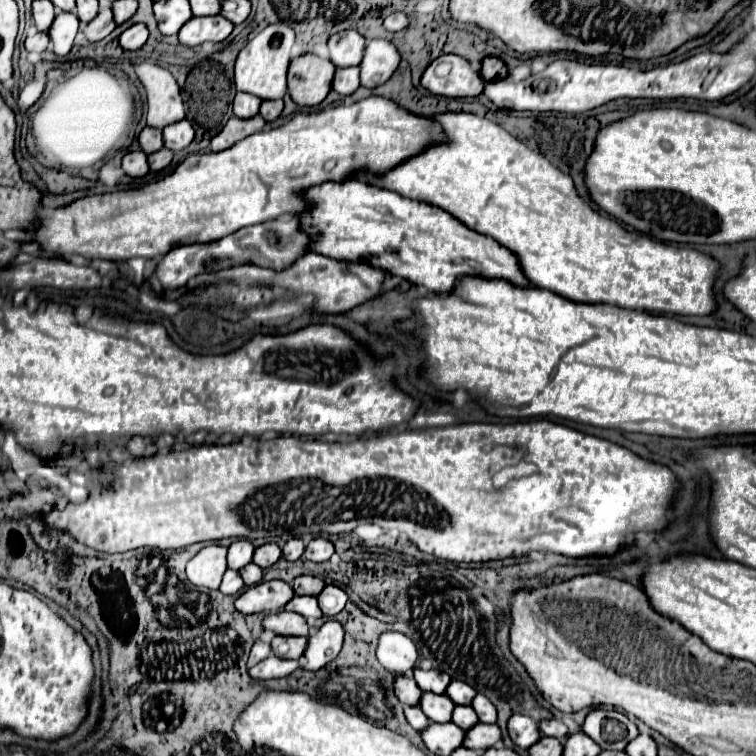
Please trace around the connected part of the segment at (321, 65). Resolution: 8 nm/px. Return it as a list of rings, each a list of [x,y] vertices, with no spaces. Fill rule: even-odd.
[[[302,55],[290,63],[288,85],[290,97],[298,105],[318,105],[326,99],[332,89],[334,79],[334,63],[316,55]]]

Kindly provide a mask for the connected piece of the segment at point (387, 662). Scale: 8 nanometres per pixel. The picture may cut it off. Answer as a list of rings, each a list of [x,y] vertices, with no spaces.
[[[386,631],[380,637],[376,655],[378,655],[378,661],[394,675],[412,673],[418,663],[416,645],[406,635],[402,635],[398,631]]]

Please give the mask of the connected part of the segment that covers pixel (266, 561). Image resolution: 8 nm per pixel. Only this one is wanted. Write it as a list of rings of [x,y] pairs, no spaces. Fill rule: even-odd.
[[[264,543],[264,545],[256,547],[256,551],[254,551],[254,563],[258,567],[266,569],[266,567],[272,567],[280,559],[280,555],[282,555],[282,551],[280,551],[280,547],[276,543]]]

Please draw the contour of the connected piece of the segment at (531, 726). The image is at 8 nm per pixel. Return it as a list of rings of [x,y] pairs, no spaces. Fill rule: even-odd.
[[[514,715],[514,717],[510,717],[508,731],[510,731],[510,739],[516,745],[524,747],[524,749],[532,747],[542,737],[542,733],[538,729],[538,723],[534,719],[526,717],[526,715]]]

